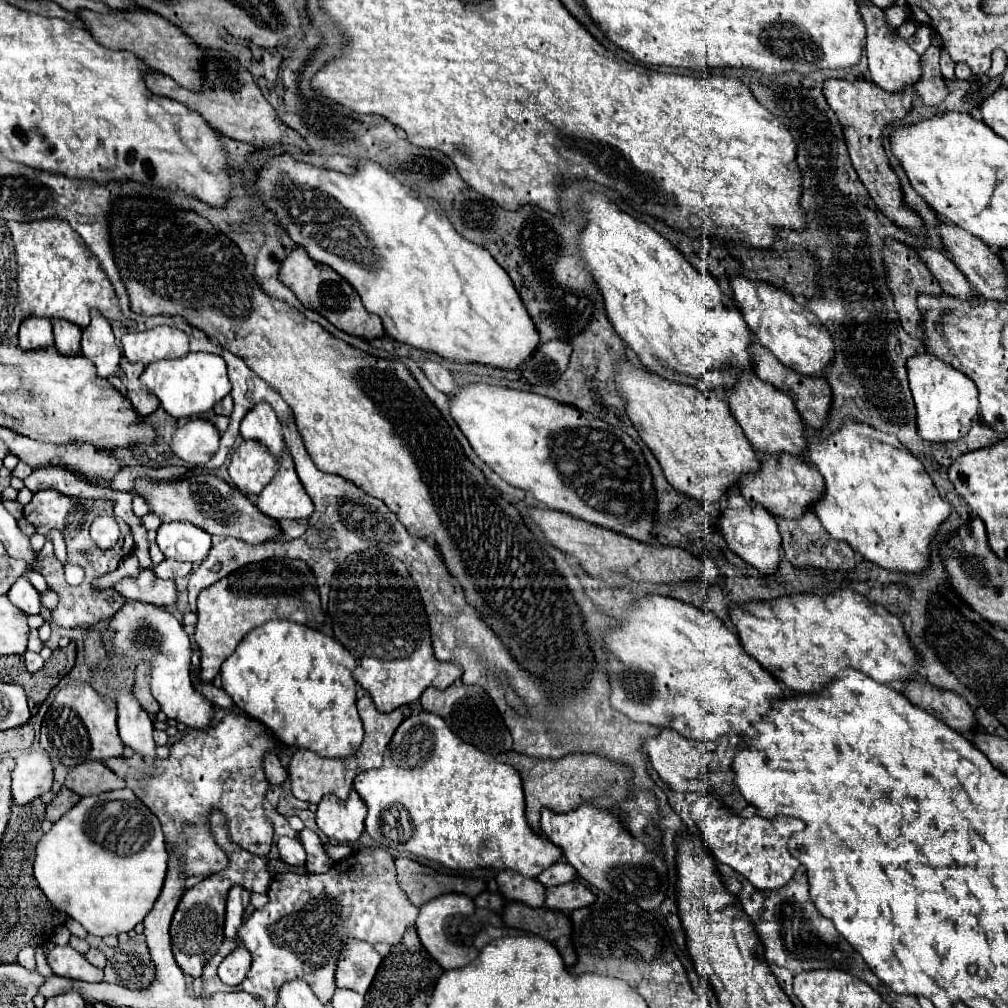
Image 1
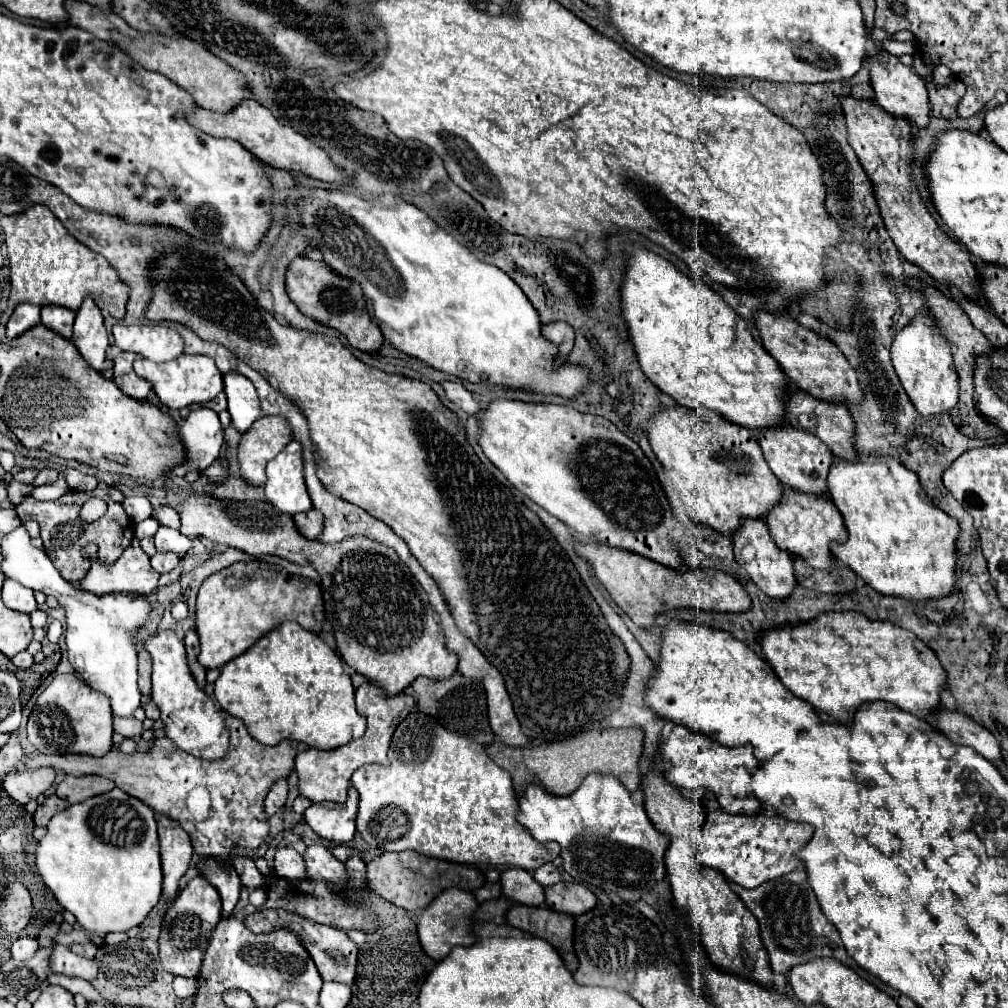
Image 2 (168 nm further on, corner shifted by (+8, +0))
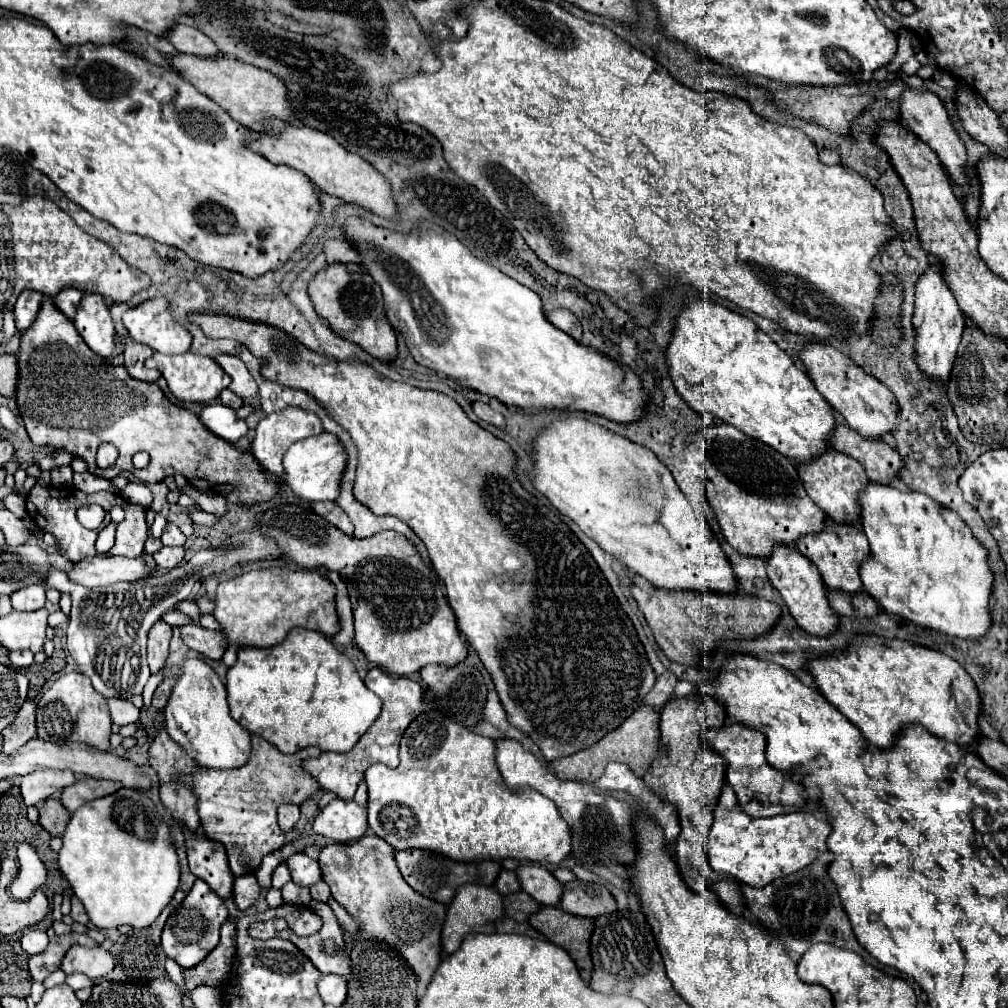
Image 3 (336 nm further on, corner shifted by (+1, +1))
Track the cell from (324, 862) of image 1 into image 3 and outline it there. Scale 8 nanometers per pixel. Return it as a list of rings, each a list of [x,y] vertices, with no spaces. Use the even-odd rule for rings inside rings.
[[[363,836],[353,844],[329,844],[321,850],[319,856],[319,866],[323,872],[323,880],[331,888],[331,896],[347,910],[347,914],[357,922],[357,932],[355,940],[377,940],[387,944],[391,950],[395,950],[411,968],[413,974],[417,976],[417,996],[421,998],[437,964],[441,962],[441,930],[447,914],[445,904],[437,904],[435,900],[415,892],[405,878],[401,876],[395,856],[393,856],[393,846],[389,846],[385,840],[379,836]]]

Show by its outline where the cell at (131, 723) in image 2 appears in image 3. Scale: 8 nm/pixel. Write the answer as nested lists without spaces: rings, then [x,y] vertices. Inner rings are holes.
[[[107,698],[107,706],[109,706],[109,712],[111,712],[113,722],[119,724],[119,726],[133,724],[133,722],[139,720],[139,708],[135,708],[125,698]]]

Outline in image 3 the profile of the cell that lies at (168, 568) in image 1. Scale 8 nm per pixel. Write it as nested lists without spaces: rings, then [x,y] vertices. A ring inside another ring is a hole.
[[[163,546],[159,552],[153,554],[155,562],[159,568],[175,568],[181,560],[183,560],[183,548],[169,548],[169,546]]]

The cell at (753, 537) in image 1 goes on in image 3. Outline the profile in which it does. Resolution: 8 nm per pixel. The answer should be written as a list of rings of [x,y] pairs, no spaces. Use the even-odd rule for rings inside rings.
[[[777,546],[773,556],[767,560],[767,574],[769,574],[773,588],[779,590],[781,598],[789,606],[789,612],[793,614],[797,624],[807,634],[825,638],[825,636],[831,636],[833,632],[837,632],[839,616],[829,606],[821,572],[817,570],[817,566],[813,562],[809,562],[803,554],[799,554],[799,550],[795,550],[795,548],[791,550],[789,546]]]

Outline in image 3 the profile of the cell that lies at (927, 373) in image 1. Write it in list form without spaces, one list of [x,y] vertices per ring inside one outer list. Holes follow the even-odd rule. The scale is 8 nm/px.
[[[931,260],[929,266],[925,268],[925,272],[917,280],[913,324],[915,324],[915,332],[917,332],[915,354],[917,354],[919,368],[929,378],[933,378],[935,384],[945,386],[947,380],[949,380],[953,360],[955,360],[955,354],[957,354],[957,346],[961,342],[961,334],[963,334],[963,328],[965,328],[967,322],[965,322],[965,316],[963,316],[953,292],[949,290],[949,286],[943,278],[943,270],[941,270],[939,260]]]

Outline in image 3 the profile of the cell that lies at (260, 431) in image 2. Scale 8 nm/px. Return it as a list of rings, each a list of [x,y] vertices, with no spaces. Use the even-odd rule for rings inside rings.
[[[289,406],[289,408],[285,408],[285,410],[267,414],[267,416],[259,422],[257,432],[255,432],[255,438],[253,438],[253,442],[251,442],[251,452],[253,452],[253,456],[259,460],[259,464],[261,464],[267,472],[271,472],[271,474],[275,474],[275,476],[283,476],[283,474],[285,474],[285,470],[283,470],[283,454],[285,454],[285,450],[287,450],[291,444],[295,444],[295,442],[299,442],[299,440],[303,440],[303,438],[307,438],[307,436],[321,434],[321,432],[323,432],[323,424],[321,424],[319,416],[315,416],[313,412],[303,410],[303,408],[299,408],[299,406]]]

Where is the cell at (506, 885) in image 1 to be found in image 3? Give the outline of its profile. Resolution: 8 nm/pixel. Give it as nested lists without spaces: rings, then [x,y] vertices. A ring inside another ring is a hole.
[[[527,864],[517,868],[521,888],[529,892],[543,906],[557,906],[563,894],[563,884],[543,866]]]

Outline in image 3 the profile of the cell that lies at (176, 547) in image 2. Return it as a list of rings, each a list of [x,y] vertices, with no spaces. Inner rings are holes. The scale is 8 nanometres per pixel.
[[[167,524],[167,526],[163,528],[161,540],[163,540],[165,546],[183,546],[187,538],[181,534],[181,530],[179,530],[175,524]]]

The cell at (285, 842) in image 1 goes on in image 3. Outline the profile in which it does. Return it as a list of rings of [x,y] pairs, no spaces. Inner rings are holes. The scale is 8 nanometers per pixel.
[[[293,854],[287,858],[289,870],[291,870],[291,880],[299,886],[313,886],[319,880],[323,880],[321,868],[317,860],[311,860],[307,854]]]

